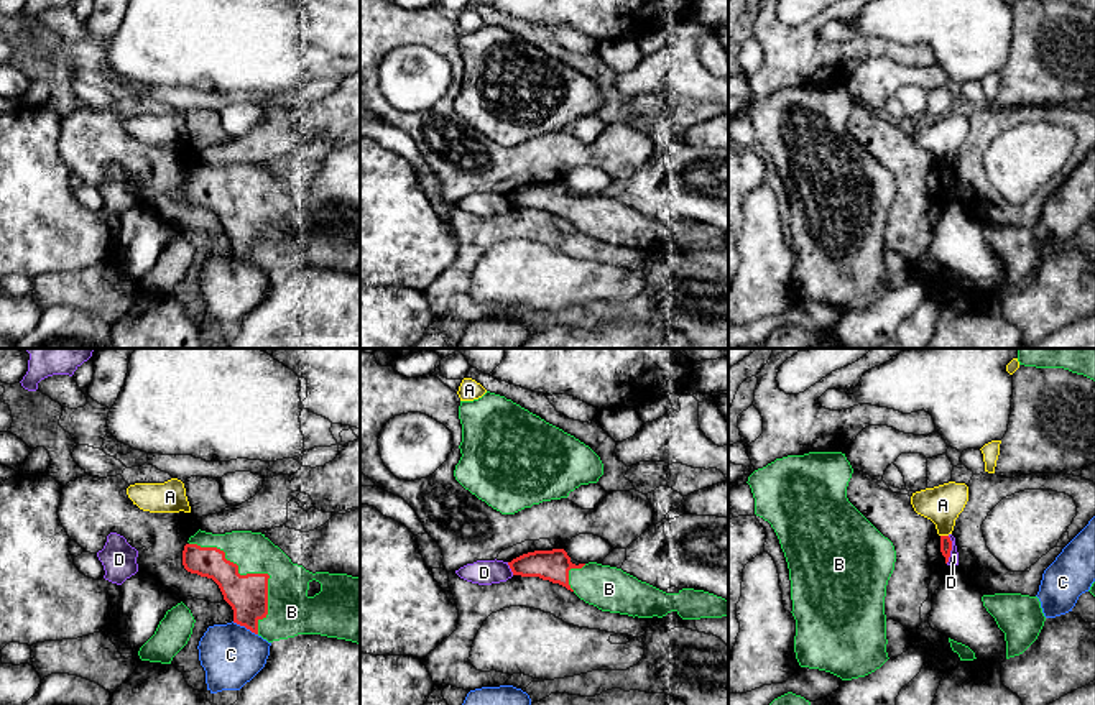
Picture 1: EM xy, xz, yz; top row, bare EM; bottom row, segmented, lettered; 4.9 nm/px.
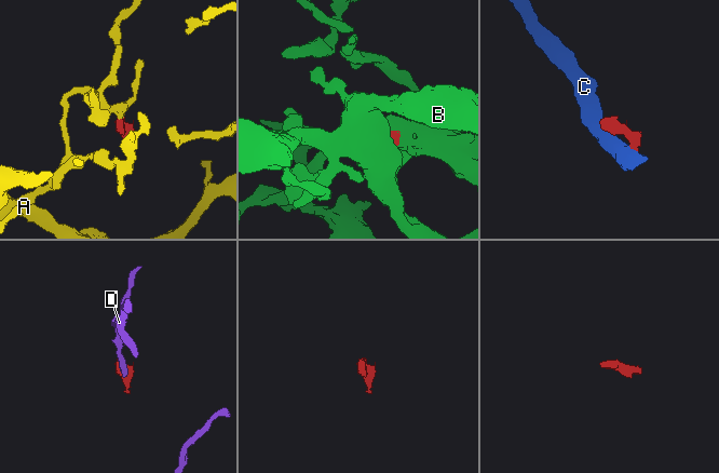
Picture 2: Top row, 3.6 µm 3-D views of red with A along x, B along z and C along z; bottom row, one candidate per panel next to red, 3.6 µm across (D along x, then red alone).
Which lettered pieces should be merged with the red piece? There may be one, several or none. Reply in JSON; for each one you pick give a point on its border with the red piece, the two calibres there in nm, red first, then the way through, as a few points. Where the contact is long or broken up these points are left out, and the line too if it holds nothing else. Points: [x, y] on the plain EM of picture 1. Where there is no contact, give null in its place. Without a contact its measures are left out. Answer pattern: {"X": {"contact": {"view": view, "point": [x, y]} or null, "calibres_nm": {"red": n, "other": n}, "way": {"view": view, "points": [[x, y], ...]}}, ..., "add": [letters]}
{"B": {"contact": {"view": "xy", "point": [254, 206]}, "calibres_nm": {"red": 200, "other": 220}}, "add": ["B"]}

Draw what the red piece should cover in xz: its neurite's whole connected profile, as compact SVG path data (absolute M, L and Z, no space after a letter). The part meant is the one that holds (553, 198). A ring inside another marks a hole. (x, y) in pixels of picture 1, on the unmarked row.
M564 181L528 184L508 197L513 207L559 215L602 243L633 250L663 250L676 243L682 251L728 247L728 233L722 228L694 220L666 225L617 199L597 194L575 197Z

